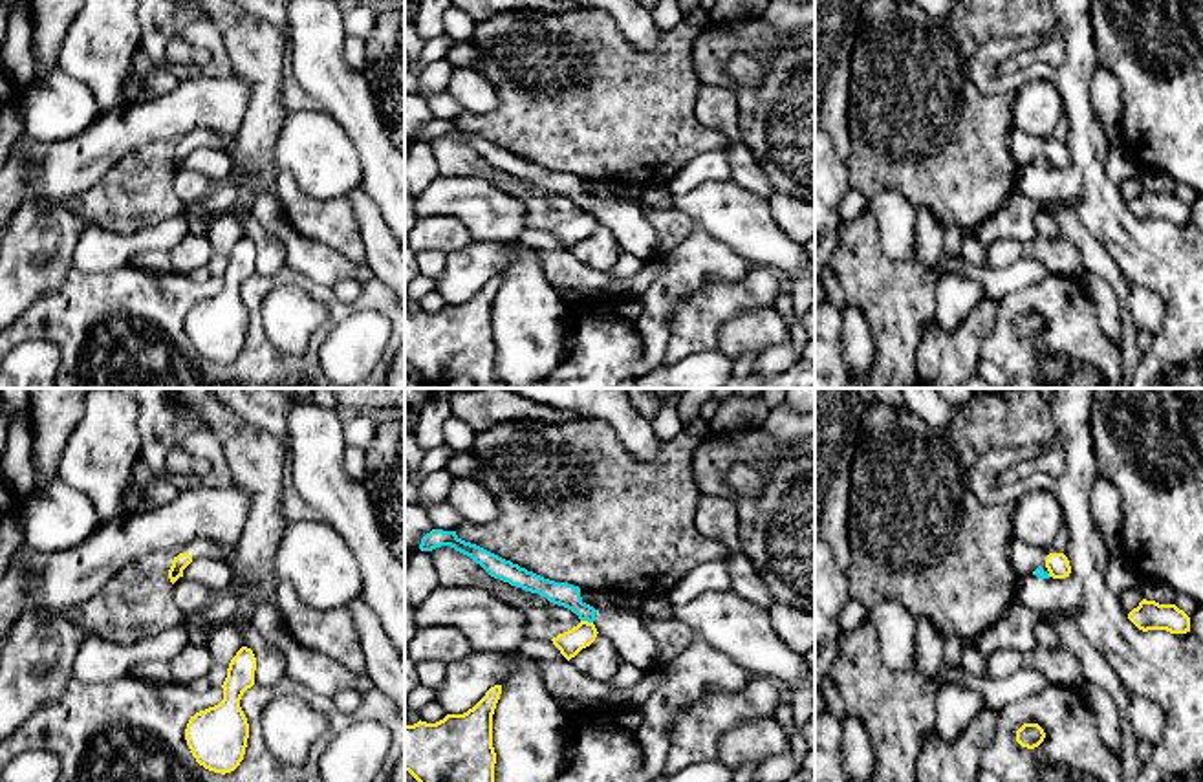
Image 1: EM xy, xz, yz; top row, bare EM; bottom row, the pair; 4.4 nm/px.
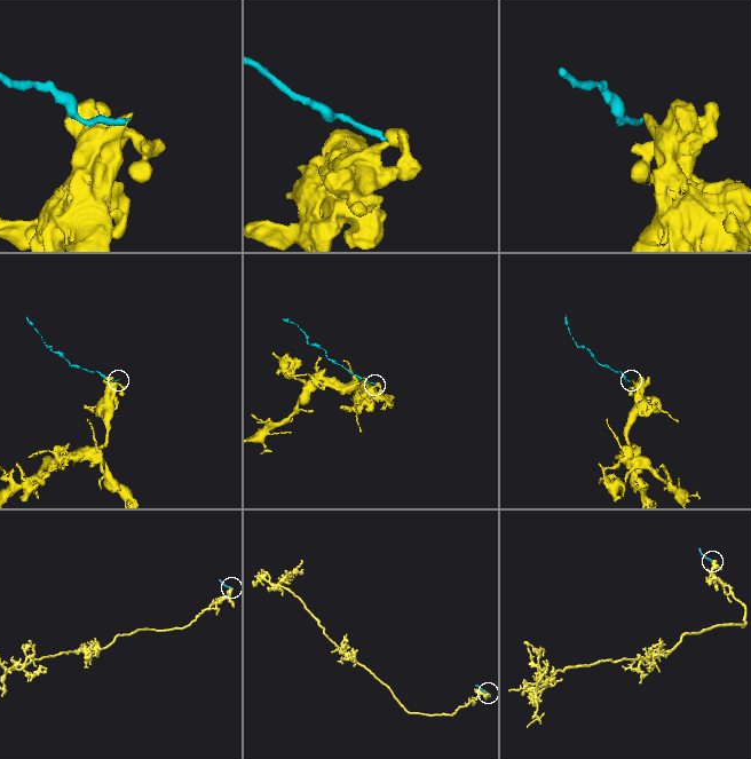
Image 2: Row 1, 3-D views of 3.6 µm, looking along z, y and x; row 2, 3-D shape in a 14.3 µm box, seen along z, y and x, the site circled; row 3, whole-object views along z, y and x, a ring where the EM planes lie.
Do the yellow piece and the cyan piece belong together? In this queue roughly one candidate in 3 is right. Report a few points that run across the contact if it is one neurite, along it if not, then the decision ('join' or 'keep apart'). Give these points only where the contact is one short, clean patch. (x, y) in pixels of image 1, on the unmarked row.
xz (581, 209), (592, 213) | keep apart

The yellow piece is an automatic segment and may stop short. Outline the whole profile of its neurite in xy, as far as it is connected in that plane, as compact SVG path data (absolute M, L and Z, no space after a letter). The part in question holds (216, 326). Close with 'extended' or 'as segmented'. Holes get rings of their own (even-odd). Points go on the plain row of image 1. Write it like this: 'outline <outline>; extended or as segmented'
outline M242 236L231 249L222 275L223 289L190 306L185 330L200 355L214 363L231 363L244 350L249 313L240 297L247 278L255 275L256 247Z; as segmented

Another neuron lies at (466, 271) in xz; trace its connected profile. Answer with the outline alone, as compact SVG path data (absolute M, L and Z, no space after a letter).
M471 242L465 249L447 255L436 291L447 304L467 302L491 277L504 271L515 251L516 244Z

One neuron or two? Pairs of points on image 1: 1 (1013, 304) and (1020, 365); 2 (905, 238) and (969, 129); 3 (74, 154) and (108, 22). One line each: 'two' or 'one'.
1: one
2: two
3: two

